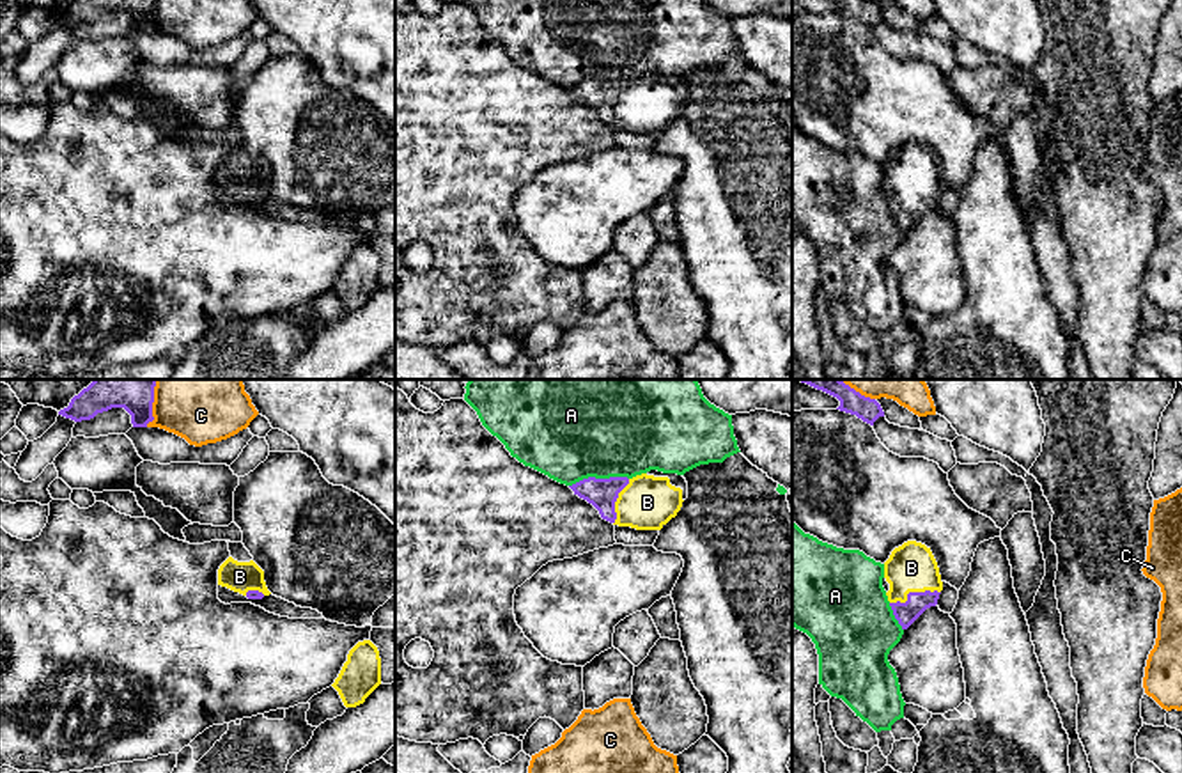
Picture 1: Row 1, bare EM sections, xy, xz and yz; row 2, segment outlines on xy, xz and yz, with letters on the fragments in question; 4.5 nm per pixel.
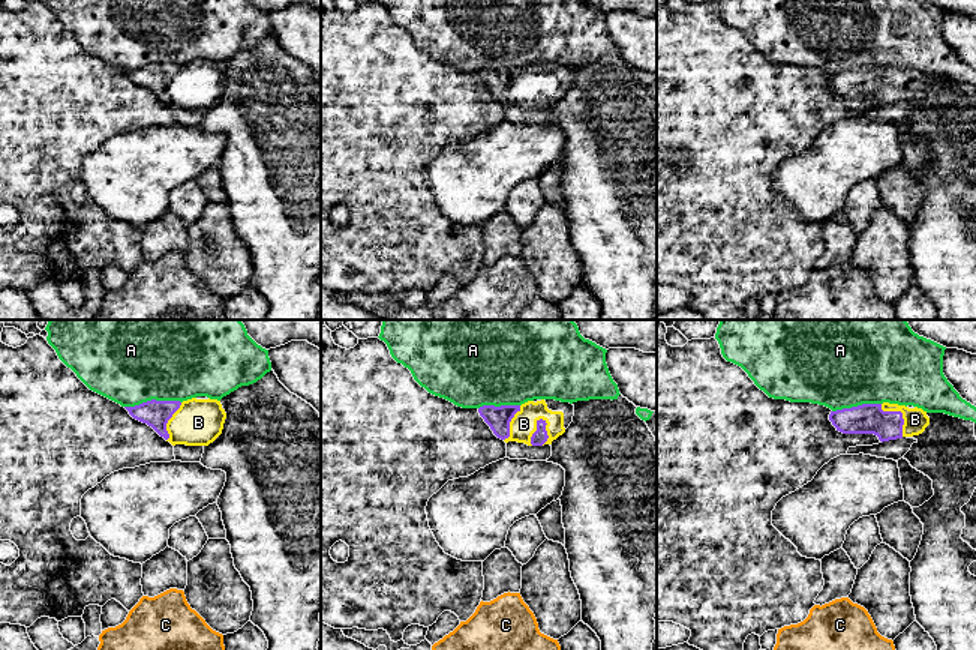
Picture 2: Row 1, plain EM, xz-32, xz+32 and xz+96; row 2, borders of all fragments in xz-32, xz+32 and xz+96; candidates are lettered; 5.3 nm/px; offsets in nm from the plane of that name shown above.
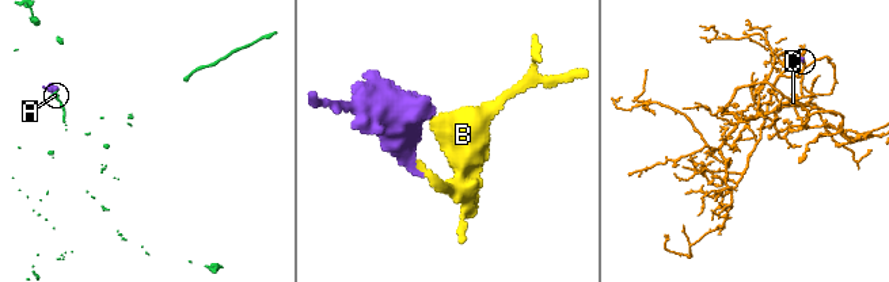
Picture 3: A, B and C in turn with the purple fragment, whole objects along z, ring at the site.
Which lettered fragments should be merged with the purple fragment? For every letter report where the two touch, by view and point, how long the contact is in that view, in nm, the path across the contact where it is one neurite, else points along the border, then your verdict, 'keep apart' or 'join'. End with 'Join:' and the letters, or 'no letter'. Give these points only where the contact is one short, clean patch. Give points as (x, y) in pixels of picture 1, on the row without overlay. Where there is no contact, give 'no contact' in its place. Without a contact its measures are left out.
A: xz (598, 82) | 280 nm | keep apart
B: yz (913, 195) | 240 nm | join
C: xy (151, 15) | 140 nm | keep apart
Join: B

